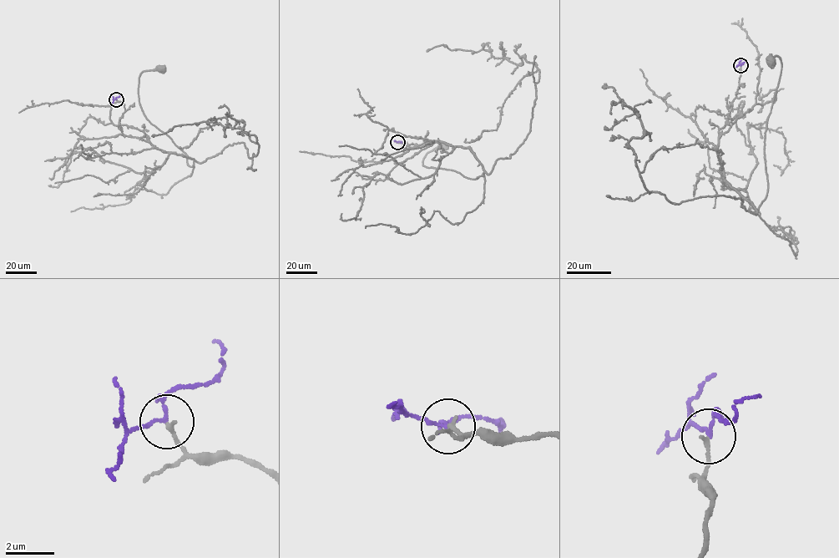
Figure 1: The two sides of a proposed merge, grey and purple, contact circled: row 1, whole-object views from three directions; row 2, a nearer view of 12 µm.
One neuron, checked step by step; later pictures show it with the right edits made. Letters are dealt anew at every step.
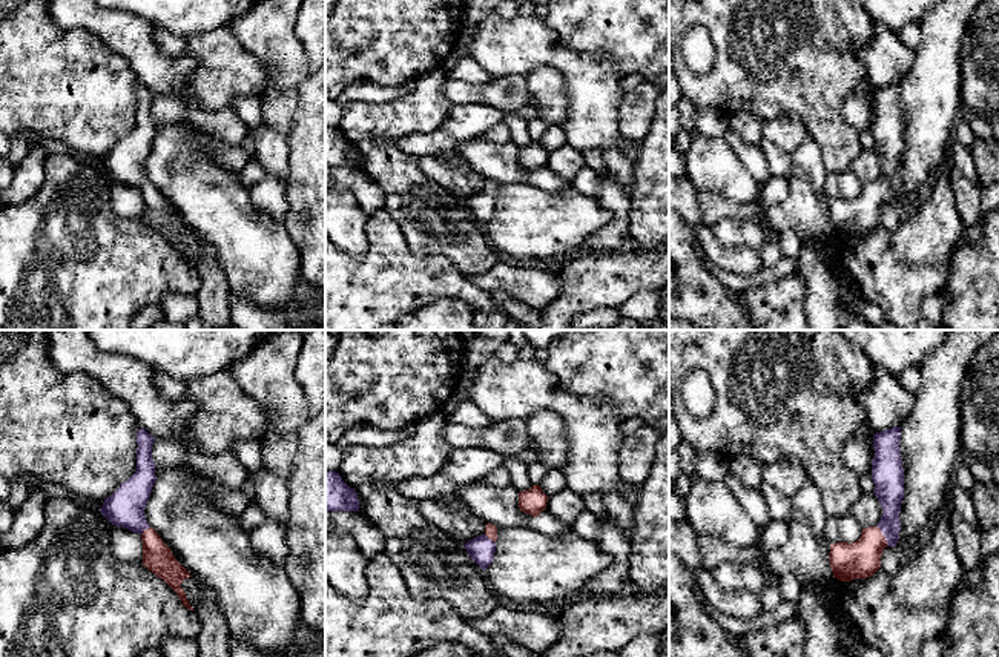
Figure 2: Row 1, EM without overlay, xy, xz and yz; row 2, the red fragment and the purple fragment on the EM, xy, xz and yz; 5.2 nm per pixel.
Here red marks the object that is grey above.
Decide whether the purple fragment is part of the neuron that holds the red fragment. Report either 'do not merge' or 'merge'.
merge

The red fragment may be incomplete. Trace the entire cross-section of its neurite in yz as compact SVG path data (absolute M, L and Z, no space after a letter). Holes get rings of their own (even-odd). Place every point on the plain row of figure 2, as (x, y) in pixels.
M901 83L873 91L873 149L881 158L882 172L876 183L862 184L861 193L856 198L830 201L830 224L833 233L841 238L873 232L881 224L884 204L887 201L896 203L899 196L899 167L904 155L904 124L899 98Z

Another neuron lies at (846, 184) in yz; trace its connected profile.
M829 172L826 178L824 192L830 200L856 198L861 193L862 183L850 172L833 173Z

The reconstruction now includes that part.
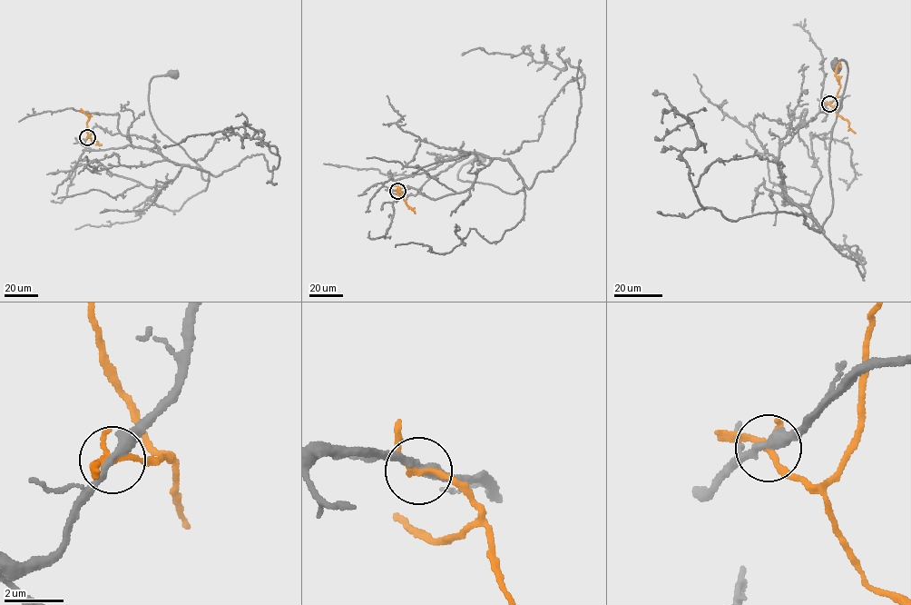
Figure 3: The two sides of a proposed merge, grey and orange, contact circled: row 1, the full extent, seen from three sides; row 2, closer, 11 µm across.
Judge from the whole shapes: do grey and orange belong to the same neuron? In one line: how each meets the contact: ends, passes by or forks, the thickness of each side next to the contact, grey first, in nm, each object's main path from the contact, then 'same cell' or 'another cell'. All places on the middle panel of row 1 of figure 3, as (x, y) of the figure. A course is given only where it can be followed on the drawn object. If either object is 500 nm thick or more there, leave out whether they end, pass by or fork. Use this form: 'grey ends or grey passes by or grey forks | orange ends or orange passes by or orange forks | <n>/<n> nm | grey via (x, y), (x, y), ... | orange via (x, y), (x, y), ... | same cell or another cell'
grey passes by | orange passes by | 300/220 nm | grey via (397, 191), (415, 195), (470, 153), (507, 160), (524, 190), (511, 193), (457, 178), (464, 164), (481, 157) | orange via (397, 191), (401, 193), (396, 193), (398, 187), (394, 185), (388, 188) | same cell

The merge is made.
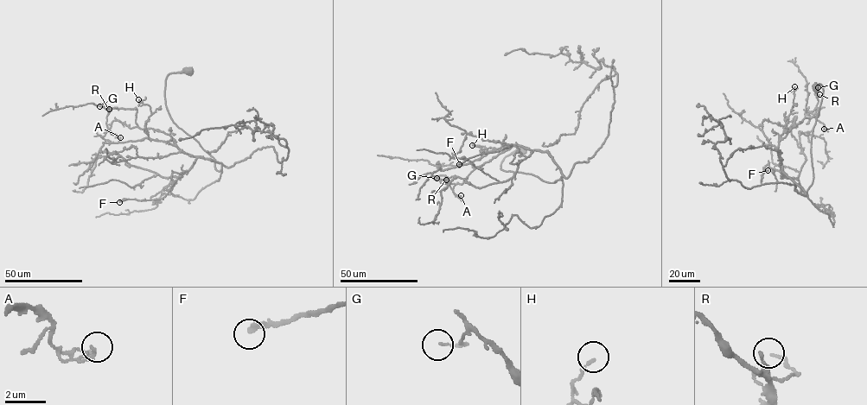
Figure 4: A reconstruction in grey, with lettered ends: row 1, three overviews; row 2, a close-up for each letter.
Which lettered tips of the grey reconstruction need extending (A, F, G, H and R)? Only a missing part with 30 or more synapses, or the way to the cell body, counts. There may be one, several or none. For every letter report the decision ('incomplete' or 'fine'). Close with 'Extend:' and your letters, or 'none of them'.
A: fine
F: incomplete
G: fine
H: fine
R: fine
Extend: F

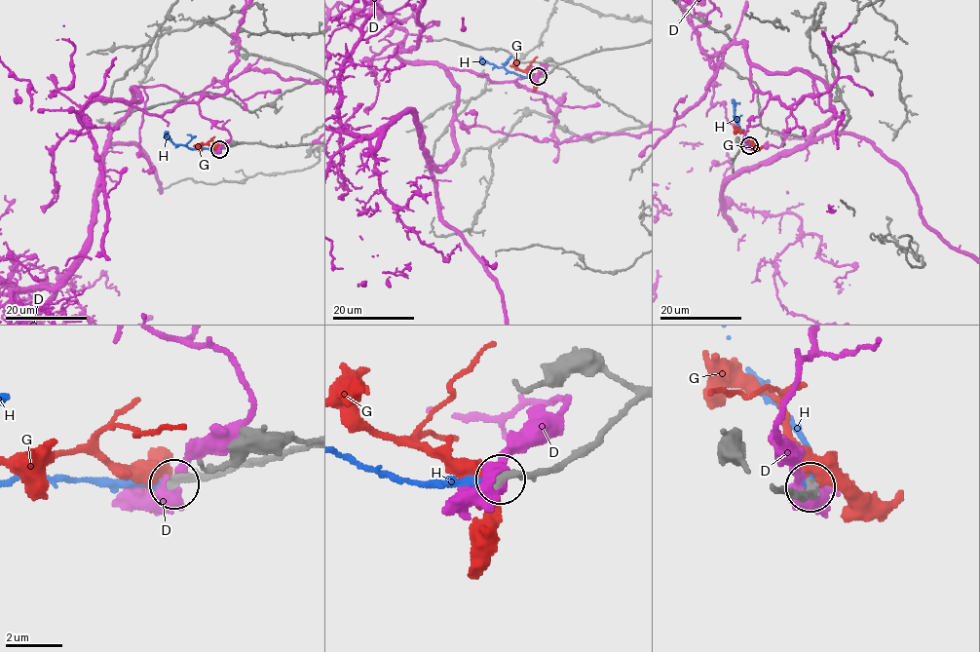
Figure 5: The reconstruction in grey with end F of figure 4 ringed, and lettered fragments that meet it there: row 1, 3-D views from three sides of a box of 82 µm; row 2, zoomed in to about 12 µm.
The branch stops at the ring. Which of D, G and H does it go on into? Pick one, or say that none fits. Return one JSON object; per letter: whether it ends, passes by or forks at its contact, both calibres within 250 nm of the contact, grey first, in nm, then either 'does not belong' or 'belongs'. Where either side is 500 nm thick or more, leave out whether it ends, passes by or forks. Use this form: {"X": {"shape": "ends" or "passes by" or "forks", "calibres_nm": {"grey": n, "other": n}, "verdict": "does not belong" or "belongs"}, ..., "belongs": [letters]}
{"D": {"calibres_nm": {"grey": 280, "other": 550}, "verdict": "does not belong"}, "G": {"shape": "forks", "calibres_nm": {"grey": 240, "other": 420}, "verdict": "does not belong"}, "H": {"shape": "ends", "calibres_nm": {"grey": 280, "other": 280}, "verdict": "belongs"}, "belongs": ["H"]}

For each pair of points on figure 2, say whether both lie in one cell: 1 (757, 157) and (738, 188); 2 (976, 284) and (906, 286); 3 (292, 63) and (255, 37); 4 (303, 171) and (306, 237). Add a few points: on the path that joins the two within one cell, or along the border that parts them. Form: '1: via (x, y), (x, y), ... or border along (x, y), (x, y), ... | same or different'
1: border along (726, 141), (751, 171) | different
2: border along (953, 249), (949, 258), (949, 277), (941, 290) | different
3: via (283, 54), (270, 42), (264, 40) | same
4: via (306, 188), (306, 220) | same

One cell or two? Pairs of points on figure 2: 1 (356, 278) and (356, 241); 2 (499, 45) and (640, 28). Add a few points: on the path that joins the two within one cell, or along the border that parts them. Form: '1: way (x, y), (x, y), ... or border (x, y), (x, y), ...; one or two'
1: border (365, 221), (365, 250), (361, 255), (350, 257); two
2: border (542, 19), (565, 46), (591, 54); two

